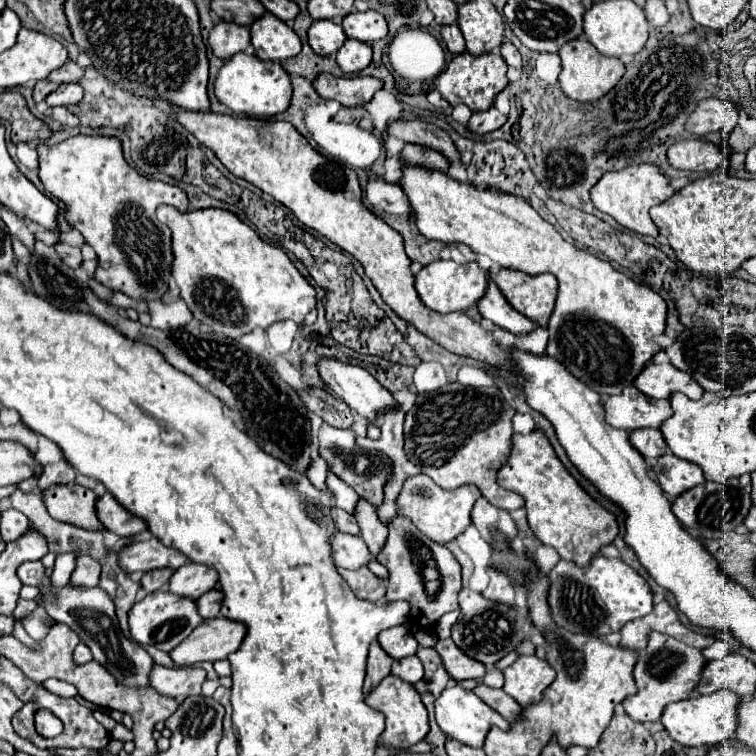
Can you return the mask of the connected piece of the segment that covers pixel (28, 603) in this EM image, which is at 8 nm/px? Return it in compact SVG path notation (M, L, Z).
M20 598L18 600L18 604L16 604L16 608L14 608L14 620L20 620L20 618L24 618L24 616L28 616L32 610L36 608L36 602L34 600L24 600L24 598Z

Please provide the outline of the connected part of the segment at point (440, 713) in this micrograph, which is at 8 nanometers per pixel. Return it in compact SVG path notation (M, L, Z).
M460 686L444 688L442 694L436 698L434 706L436 706L436 722L438 722L440 730L446 736L450 736L466 746L472 746L472 748L480 748L484 744L484 738L492 724L496 724L498 728L504 728L504 730L508 728L508 722L498 712L494 712L488 704L484 704L474 692L464 690Z

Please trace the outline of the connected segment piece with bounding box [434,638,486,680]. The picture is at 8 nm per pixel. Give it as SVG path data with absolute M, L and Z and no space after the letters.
M452 638L446 640L438 640L436 642L436 652L440 654L446 672L454 678L454 680L466 680L466 678L474 678L480 680L486 672L486 666L470 656L466 656Z

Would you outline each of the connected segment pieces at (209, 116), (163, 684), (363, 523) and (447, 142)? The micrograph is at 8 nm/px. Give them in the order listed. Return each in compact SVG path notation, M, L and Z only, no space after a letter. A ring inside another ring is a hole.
M176 108L178 122L192 132L200 144L208 146L218 160L238 178L254 184L274 200L282 202L308 228L320 232L330 242L352 254L372 280L382 300L406 322L414 324L422 334L442 344L446 350L468 356L492 366L510 368L510 356L502 352L498 340L480 328L478 322L464 312L440 314L424 306L410 272L410 258L404 252L402 236L382 218L362 206L362 192L356 172L342 162L328 160L290 124L258 118L236 118L214 112L186 112Z
M154 666L150 672L150 684L164 696L180 698L180 696L198 696L202 682L206 680L206 672L202 668L186 666L186 668L164 668Z
M360 498L356 502L356 508L354 508L354 518L356 518L356 522L358 522L360 530L362 530L360 536L368 544L370 552L378 554L378 548L382 548L382 542L386 540L386 526L378 518L376 508L368 500Z
M398 120L398 122L392 122L386 132L404 142L432 148L432 150L440 152L442 156L446 156L450 164L460 164L460 152L456 148L456 144L442 128L438 128L434 124L428 124L422 120L412 120L412 122Z

